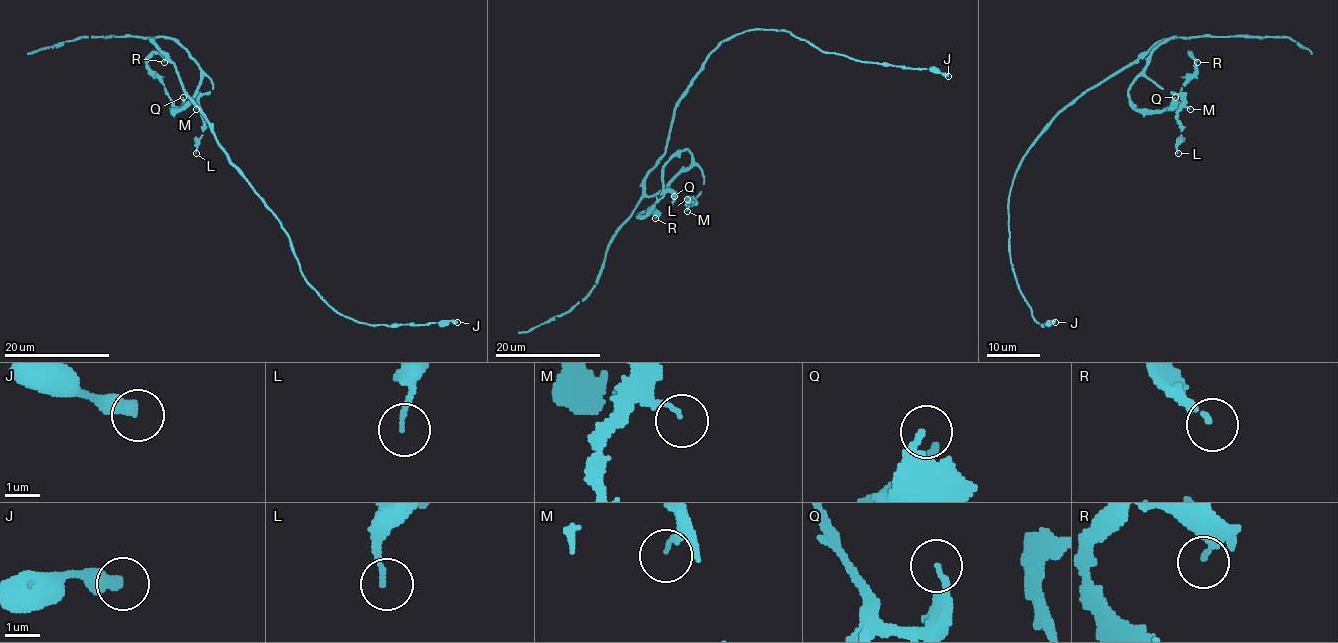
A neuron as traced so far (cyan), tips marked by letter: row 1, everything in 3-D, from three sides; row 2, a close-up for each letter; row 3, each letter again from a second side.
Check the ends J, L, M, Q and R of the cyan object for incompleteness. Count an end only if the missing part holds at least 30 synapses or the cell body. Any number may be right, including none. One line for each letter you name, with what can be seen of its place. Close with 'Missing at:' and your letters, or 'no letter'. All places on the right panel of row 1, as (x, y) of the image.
Missing at: no letter

